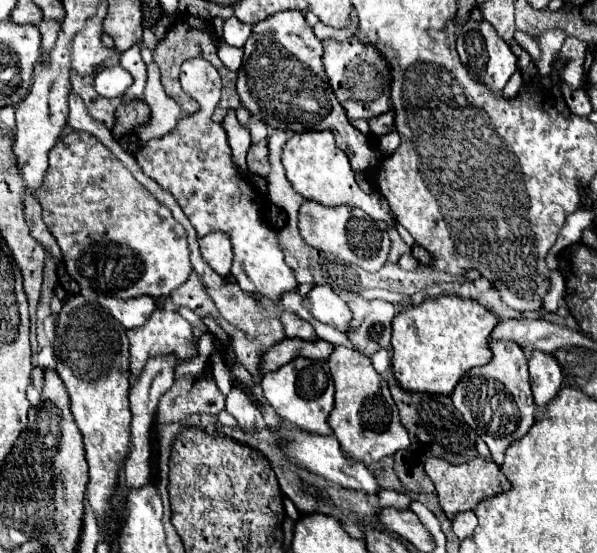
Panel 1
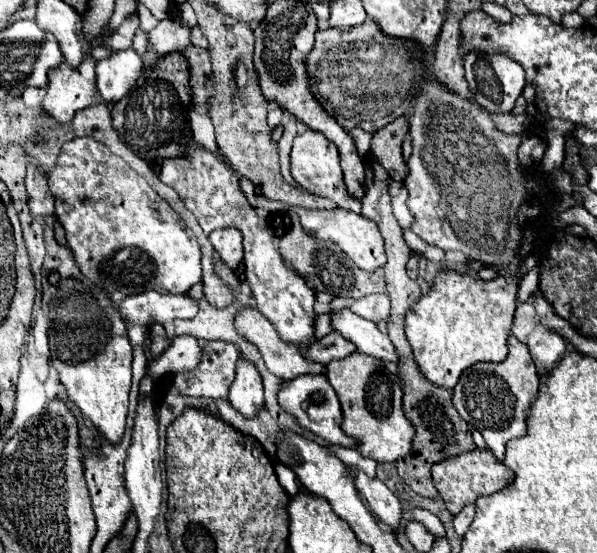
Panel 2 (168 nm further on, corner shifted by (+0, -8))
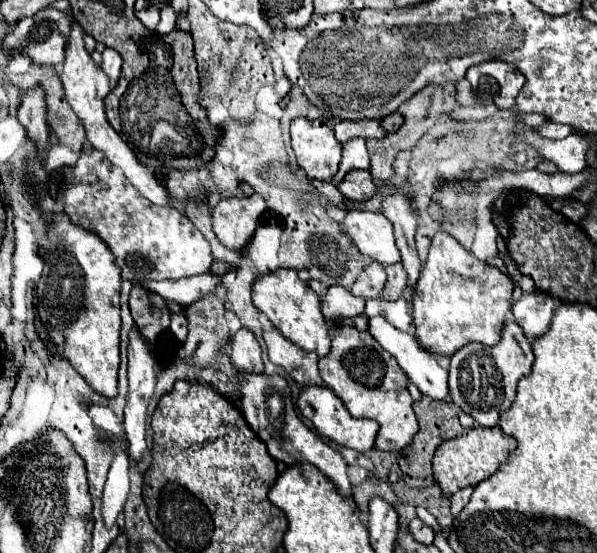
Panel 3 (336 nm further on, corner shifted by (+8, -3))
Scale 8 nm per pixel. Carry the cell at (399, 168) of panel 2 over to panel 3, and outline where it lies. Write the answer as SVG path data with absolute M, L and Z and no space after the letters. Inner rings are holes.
M392 113L392 115L388 115L388 117L384 117L384 119L380 121L380 127L382 127L386 133L392 133L392 131L398 131L398 129L400 129L402 121L404 121L404 117L402 117L400 113Z

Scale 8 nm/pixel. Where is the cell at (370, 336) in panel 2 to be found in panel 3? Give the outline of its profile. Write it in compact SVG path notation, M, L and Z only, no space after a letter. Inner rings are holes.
M376 315L372 319L368 319L368 333L370 337L382 347L386 349L400 365L400 369L408 375L408 379L420 389L422 395L432 397L432 399L446 399L448 397L448 373L438 365L434 355L424 355L424 351L420 351L420 347L416 347L416 339L412 339L410 333L402 333L396 327L392 327L384 317Z

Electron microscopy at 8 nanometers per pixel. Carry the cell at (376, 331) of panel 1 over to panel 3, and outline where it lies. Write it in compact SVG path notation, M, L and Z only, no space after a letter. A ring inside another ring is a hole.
M370 263L362 273L360 273L360 279L352 285L350 293L356 295L356 297L362 297L362 299L380 299L382 297L382 291L384 291L384 285L386 285L386 273L384 273L384 267L380 263Z

